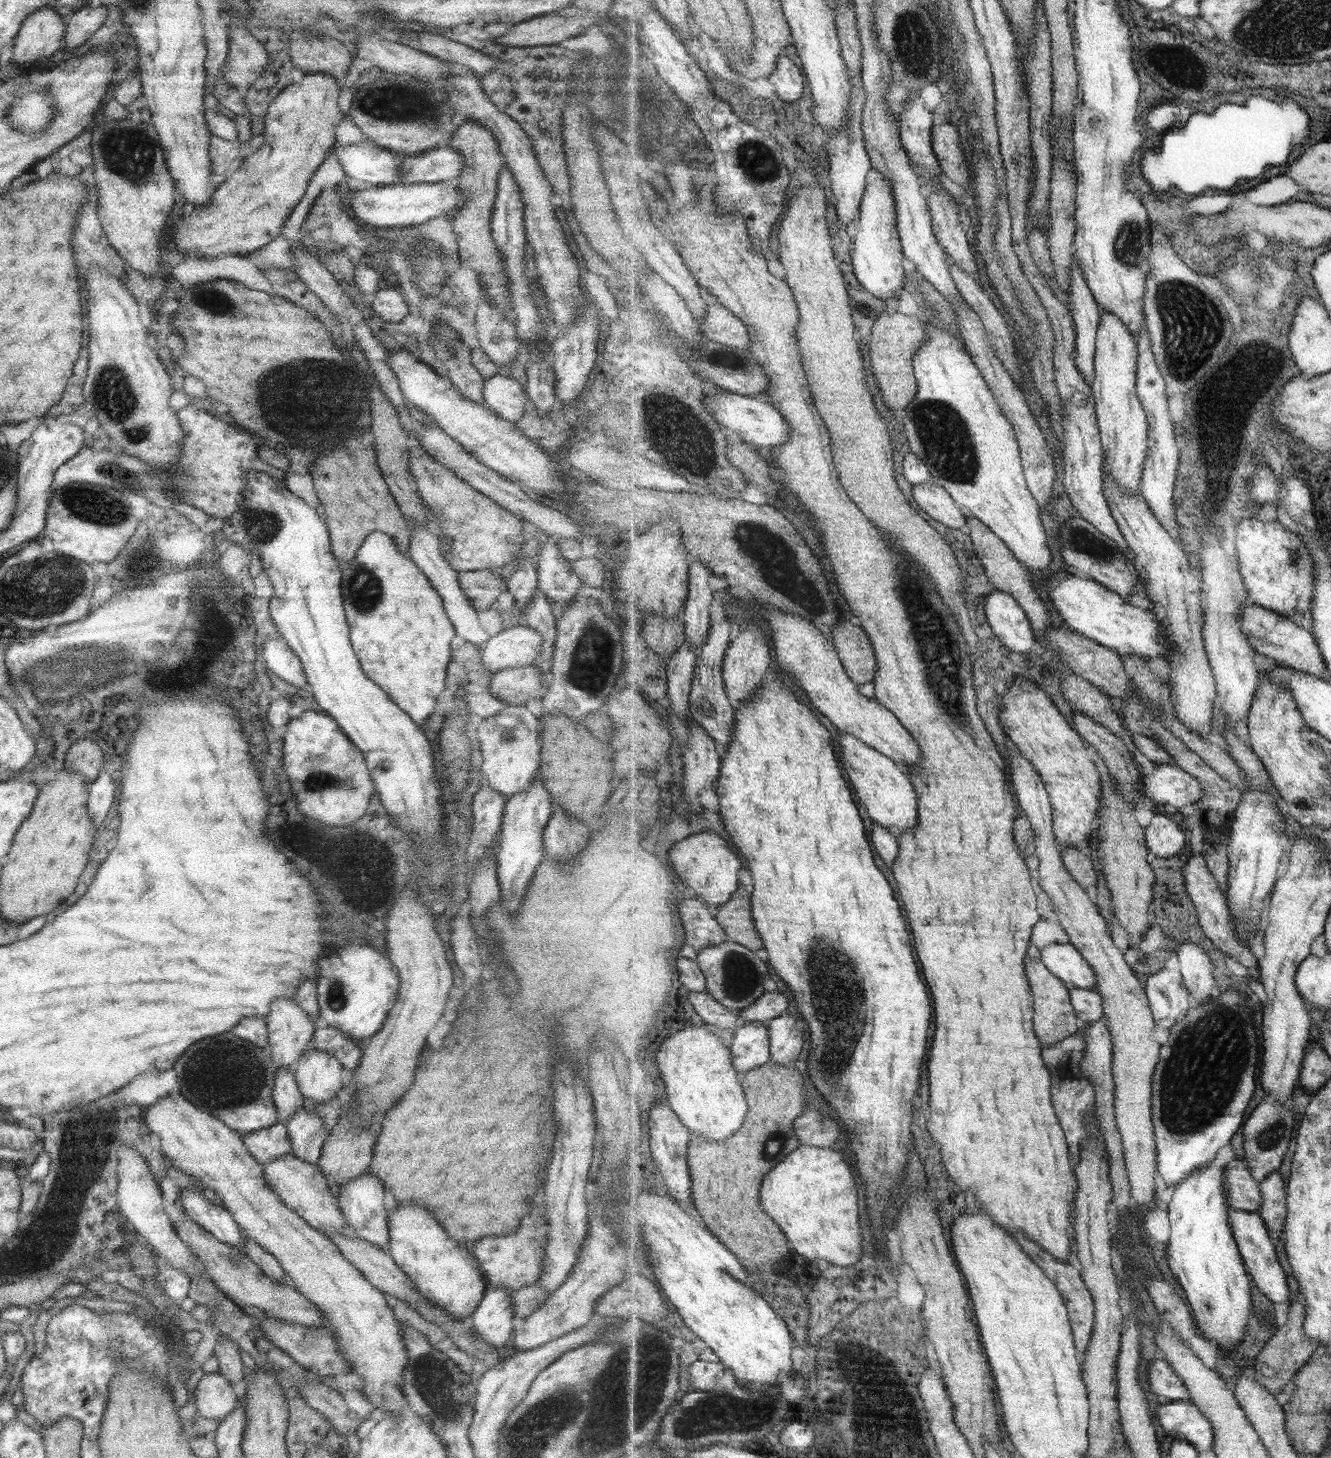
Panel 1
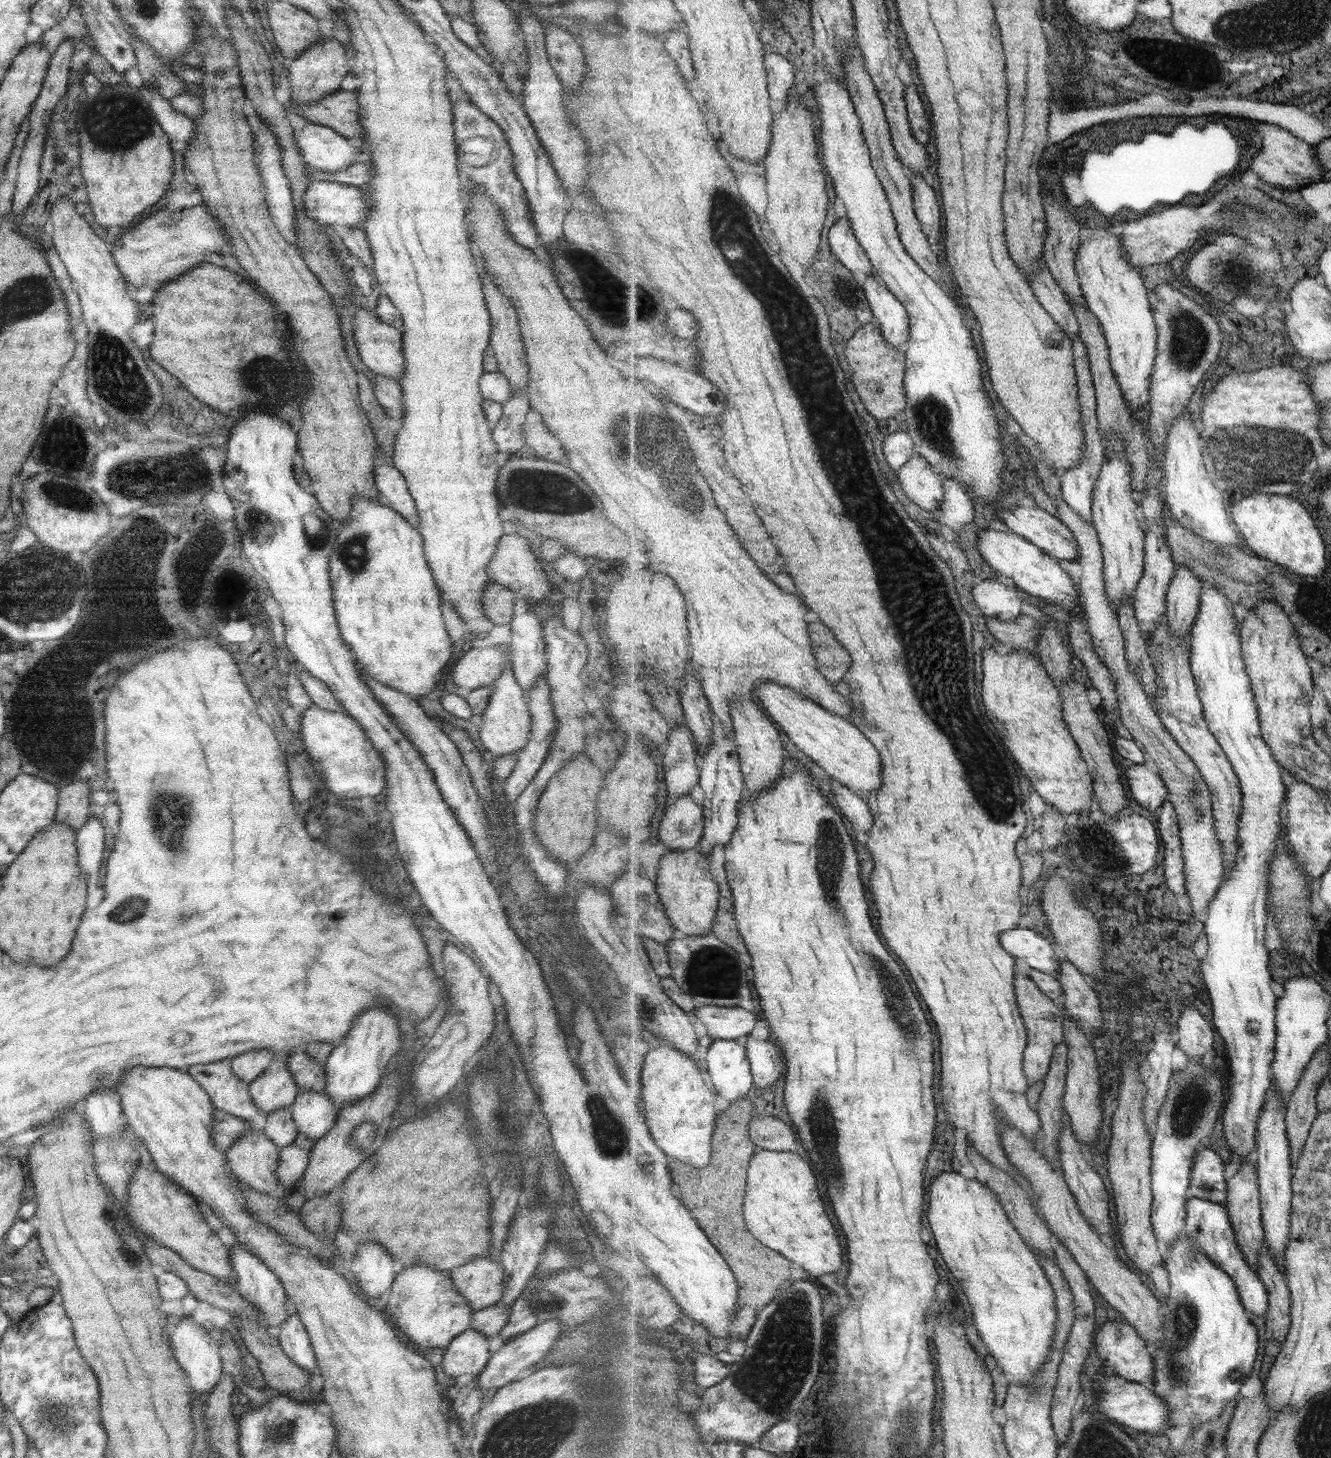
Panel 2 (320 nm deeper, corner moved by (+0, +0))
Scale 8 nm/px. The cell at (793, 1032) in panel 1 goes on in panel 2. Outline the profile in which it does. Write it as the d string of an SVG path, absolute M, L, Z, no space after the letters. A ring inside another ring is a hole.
M749 1036L746 1049L752 1066L754 1085L758 1089L773 1088L773 1084L783 1076L786 1066L777 1042L771 1042L769 1039L757 1040Z

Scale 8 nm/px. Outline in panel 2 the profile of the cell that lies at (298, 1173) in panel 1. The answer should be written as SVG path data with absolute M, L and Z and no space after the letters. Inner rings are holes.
M251 1123L251 1128L247 1129L242 1135L239 1135L227 1150L224 1150L223 1156L229 1172L236 1178L237 1182L246 1184L255 1192L268 1194L272 1197L283 1199L283 1190L278 1185L275 1169L278 1161L278 1150L273 1142L269 1140L261 1126L258 1123Z

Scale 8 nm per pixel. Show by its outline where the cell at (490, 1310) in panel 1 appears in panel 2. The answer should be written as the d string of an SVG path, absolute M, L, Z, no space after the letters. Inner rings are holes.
M468 1328L455 1336L444 1348L441 1368L444 1375L451 1378L461 1374L476 1378L488 1356L487 1339L480 1332Z

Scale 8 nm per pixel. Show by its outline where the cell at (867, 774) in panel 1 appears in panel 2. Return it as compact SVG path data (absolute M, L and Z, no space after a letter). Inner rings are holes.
M765 681L756 690L756 700L774 723L788 734L790 740L830 778L833 804L852 824L853 828L868 832L873 826L873 816L863 794L877 790L883 784L881 753L873 742L851 721L833 714L824 706L807 698L801 691L773 681Z

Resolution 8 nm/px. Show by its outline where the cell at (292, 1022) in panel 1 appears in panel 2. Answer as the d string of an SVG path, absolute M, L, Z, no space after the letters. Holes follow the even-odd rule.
M275 1056L270 1065L248 1084L249 1097L259 1112L259 1119L274 1110L289 1107L298 1094L292 1074L285 1068L287 1057Z

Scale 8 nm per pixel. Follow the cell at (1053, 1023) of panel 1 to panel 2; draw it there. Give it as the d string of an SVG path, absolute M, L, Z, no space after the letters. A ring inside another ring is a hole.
M1017 972L1015 987L1017 1002L1029 1032L1028 1045L1024 1052L1024 1073L1028 1076L1029 1086L1035 1086L1039 1080L1048 1076L1054 1048L1065 1043L1065 1007L1043 994L1027 974Z

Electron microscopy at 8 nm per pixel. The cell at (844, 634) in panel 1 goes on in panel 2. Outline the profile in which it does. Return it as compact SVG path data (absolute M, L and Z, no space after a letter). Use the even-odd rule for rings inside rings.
M820 621L809 624L809 632L817 668L829 682L842 681L853 664L851 653L835 638L829 626Z

